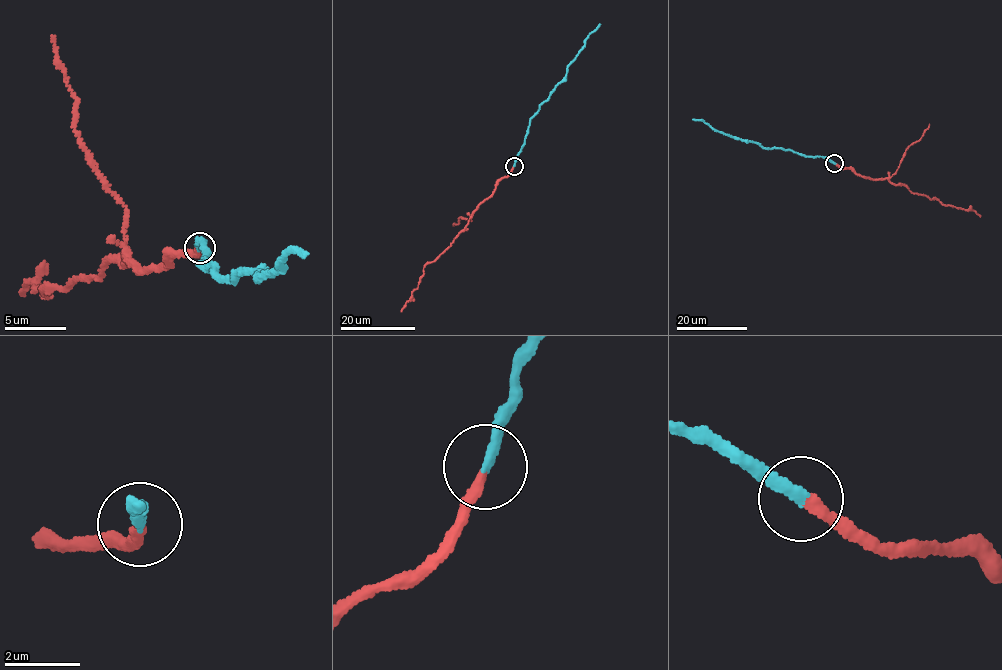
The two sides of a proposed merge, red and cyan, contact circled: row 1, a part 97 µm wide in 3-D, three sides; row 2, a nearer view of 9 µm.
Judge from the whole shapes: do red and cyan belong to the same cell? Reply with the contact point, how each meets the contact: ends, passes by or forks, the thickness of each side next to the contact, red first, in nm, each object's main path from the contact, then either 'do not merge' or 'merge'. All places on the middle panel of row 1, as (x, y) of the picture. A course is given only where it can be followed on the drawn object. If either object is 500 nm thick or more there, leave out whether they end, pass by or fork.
at (514, 166); red ends there; cyan ends there; 280 nm thick on the red side, 300 nm on the other; red runs (514, 166), (449, 247), (424, 266), (420, 282), (401, 311); cyan runs (514, 166), (531, 117), (565, 75), (568, 65), (599, 23); do not merge

